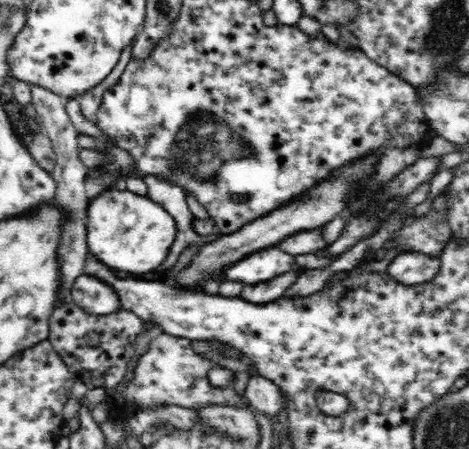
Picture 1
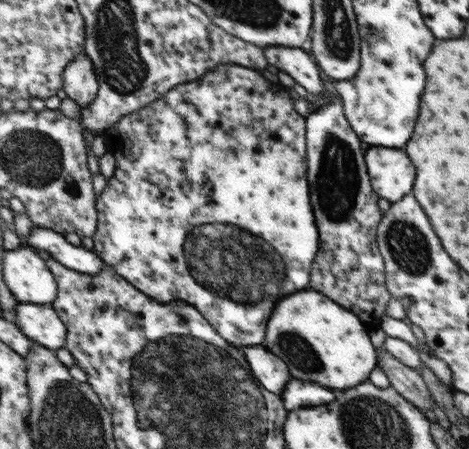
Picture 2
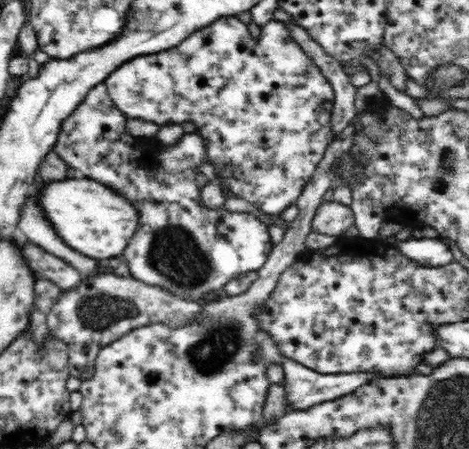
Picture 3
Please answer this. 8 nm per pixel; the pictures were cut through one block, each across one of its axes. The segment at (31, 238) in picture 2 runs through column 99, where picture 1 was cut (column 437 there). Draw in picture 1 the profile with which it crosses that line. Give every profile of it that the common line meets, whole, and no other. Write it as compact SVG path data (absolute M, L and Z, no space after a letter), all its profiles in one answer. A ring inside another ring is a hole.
M422 252L400 254L388 268L390 276L394 276L394 280L398 280L398 284L404 286L430 284L440 270L442 270L440 258L430 258L428 254Z

